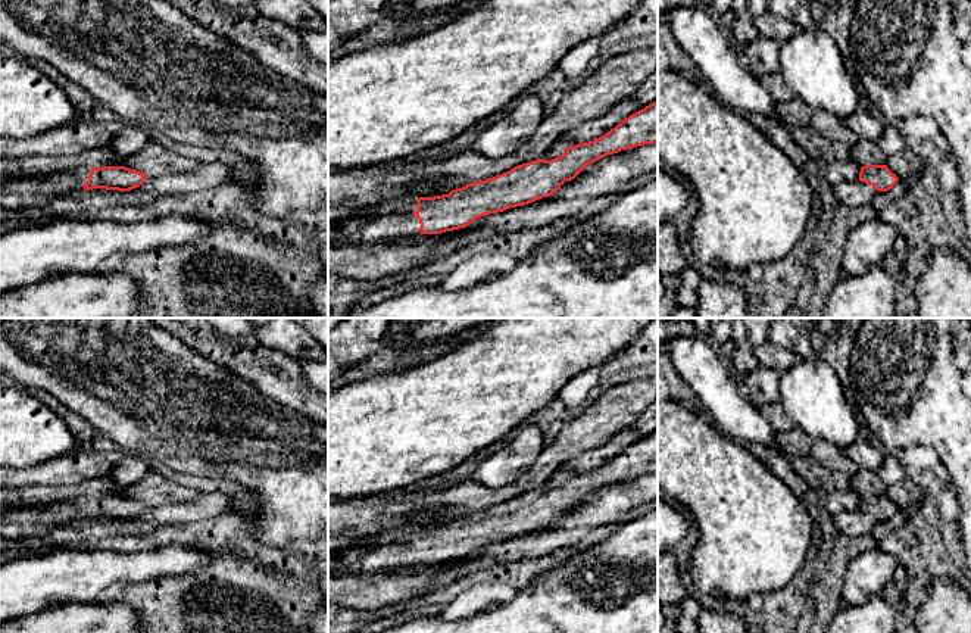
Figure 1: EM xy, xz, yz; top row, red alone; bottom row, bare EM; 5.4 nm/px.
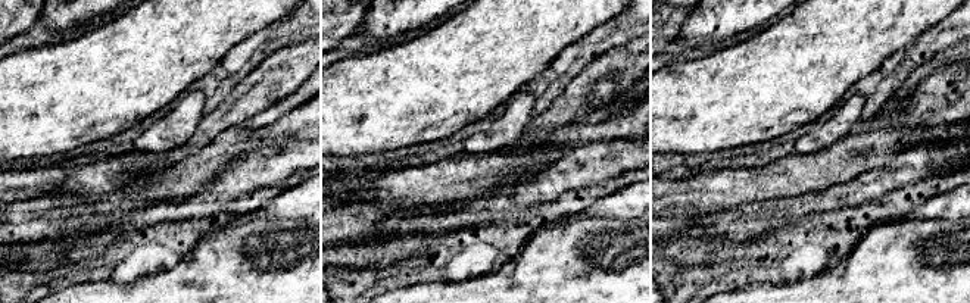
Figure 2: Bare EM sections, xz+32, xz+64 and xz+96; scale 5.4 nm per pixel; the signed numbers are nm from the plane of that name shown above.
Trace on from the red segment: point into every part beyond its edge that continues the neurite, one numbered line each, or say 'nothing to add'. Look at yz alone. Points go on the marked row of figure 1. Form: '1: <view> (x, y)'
nothing to add

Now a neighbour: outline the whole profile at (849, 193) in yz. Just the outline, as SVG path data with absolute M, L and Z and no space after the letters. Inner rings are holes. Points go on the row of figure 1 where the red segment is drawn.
M859 180L856 181L843 181L833 187L834 196L839 205L847 208L861 208L865 205L871 205L877 190Z

